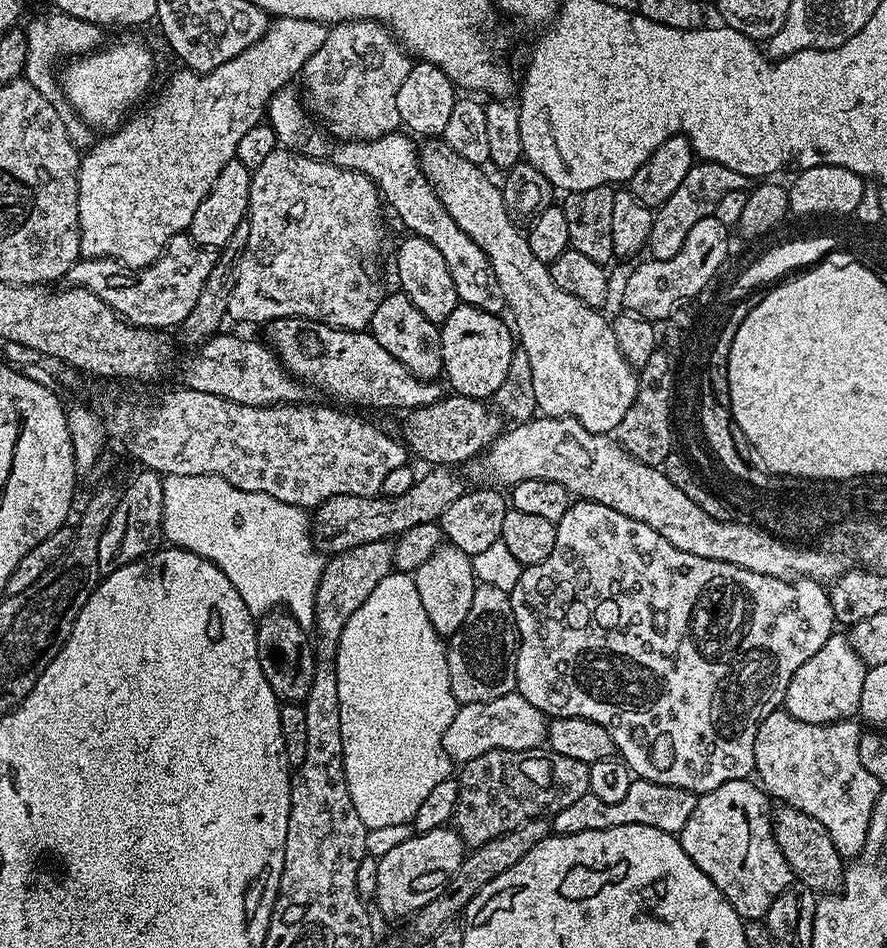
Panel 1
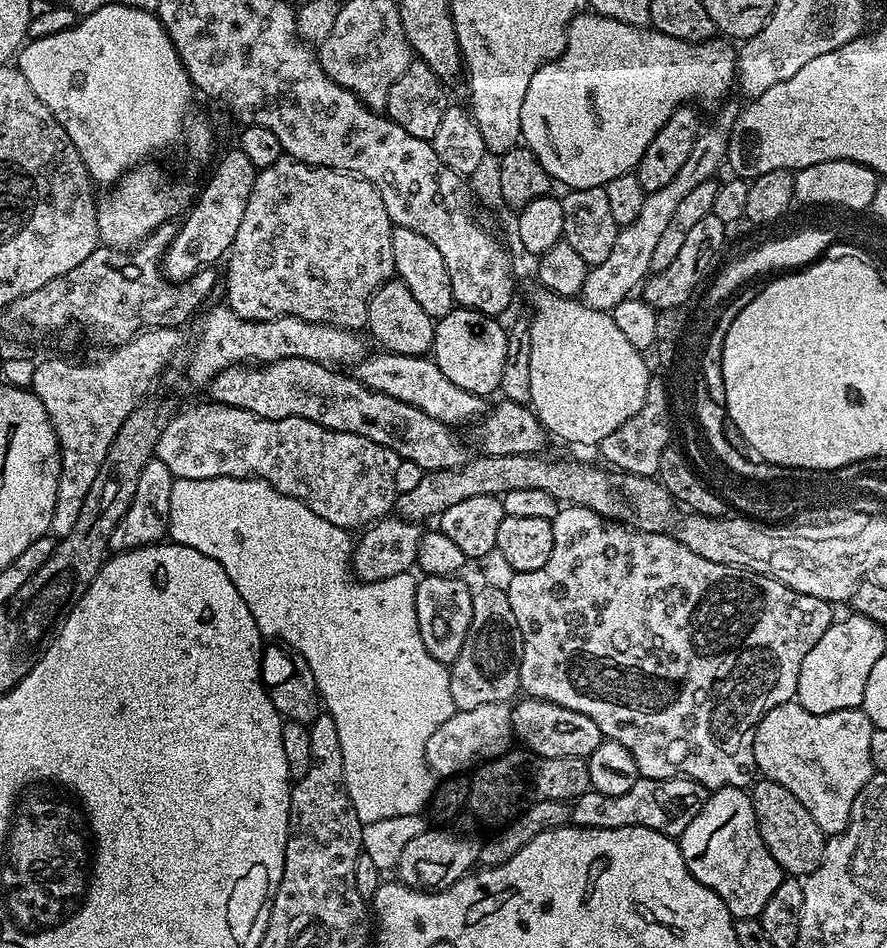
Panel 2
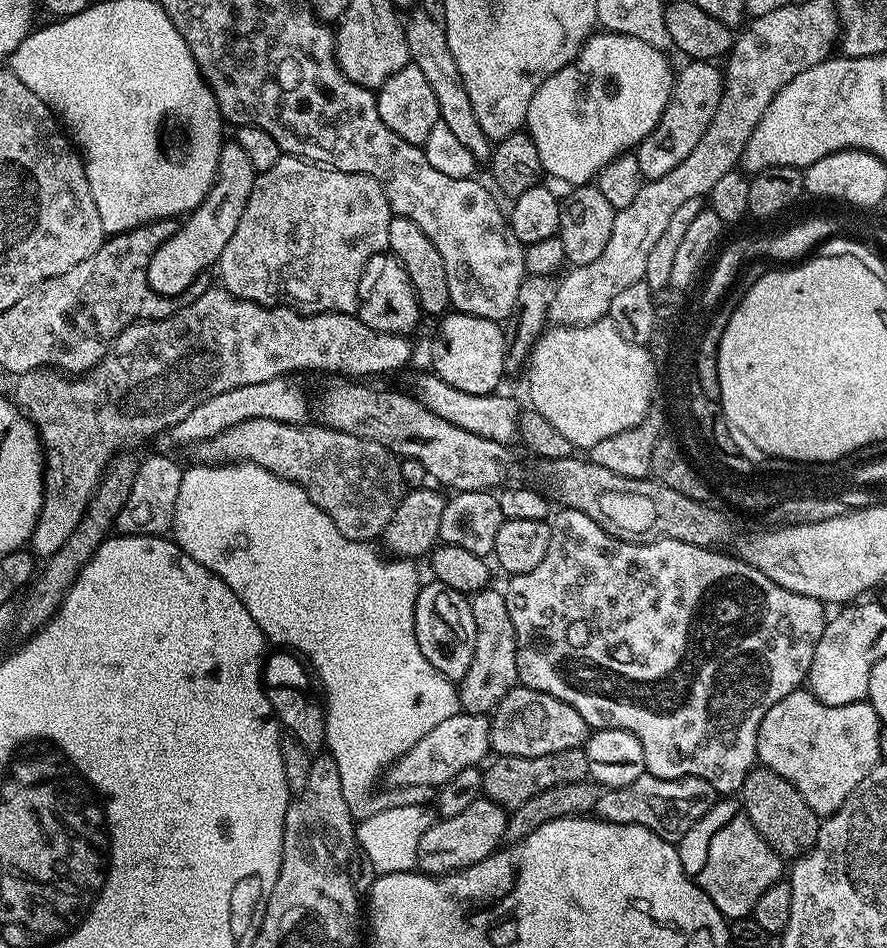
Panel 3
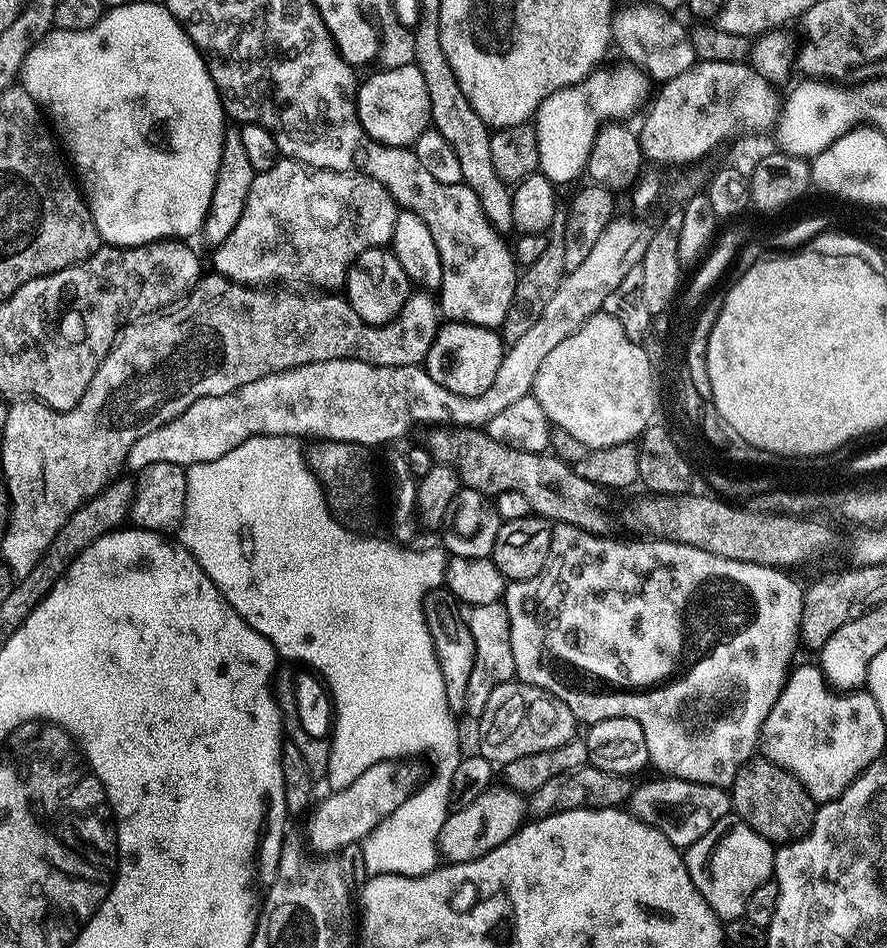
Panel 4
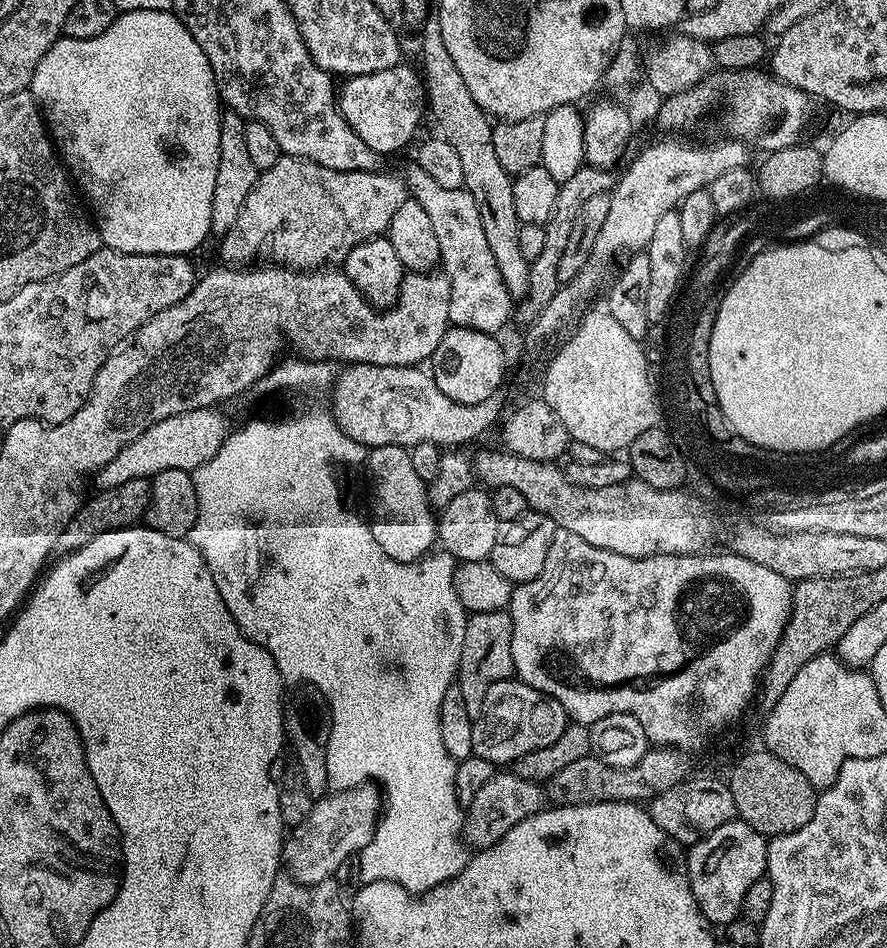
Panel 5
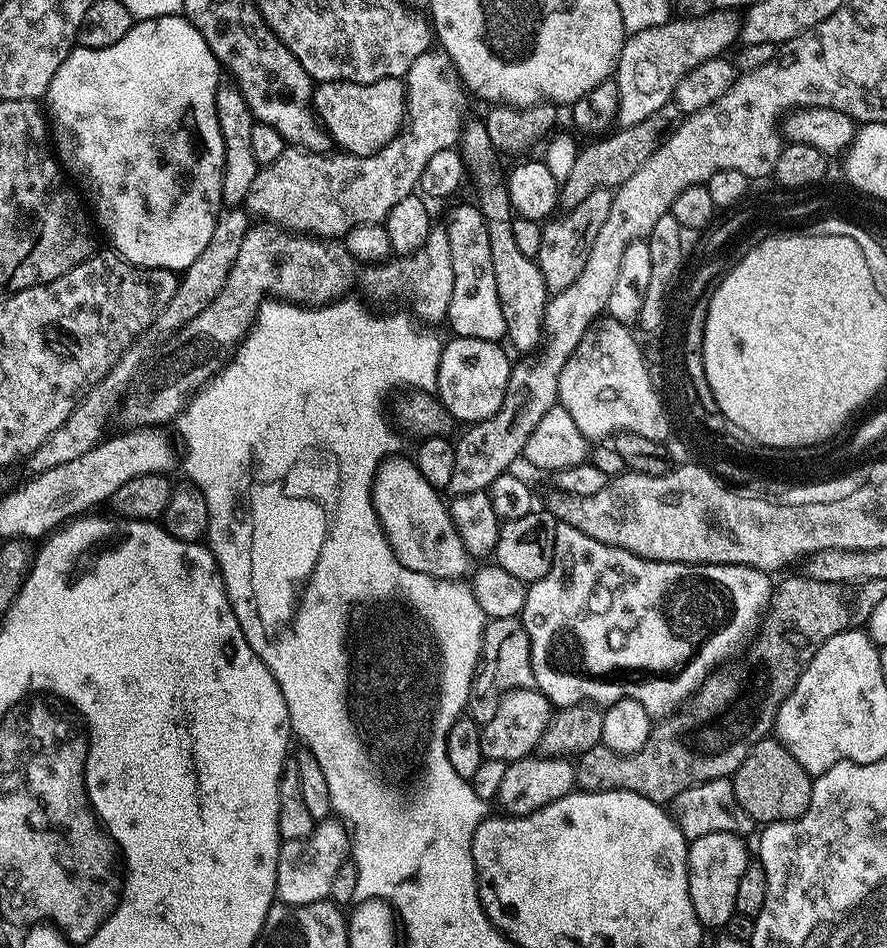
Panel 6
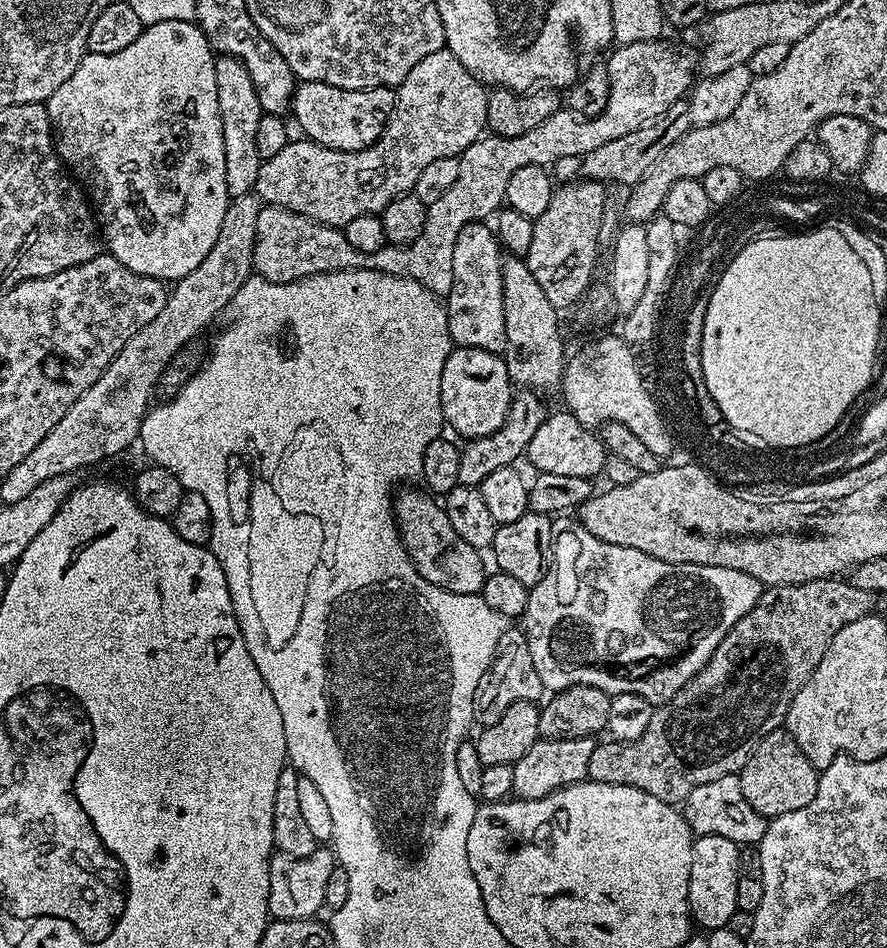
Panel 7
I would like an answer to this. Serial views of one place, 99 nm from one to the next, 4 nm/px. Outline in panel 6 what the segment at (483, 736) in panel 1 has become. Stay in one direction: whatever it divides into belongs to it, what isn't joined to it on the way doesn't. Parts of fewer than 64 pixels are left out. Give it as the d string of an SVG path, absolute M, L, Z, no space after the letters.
M325 818L313 827L302 840L286 840L281 843L276 871L276 894L286 904L313 904L328 896L338 866L349 859L350 832L333 818Z

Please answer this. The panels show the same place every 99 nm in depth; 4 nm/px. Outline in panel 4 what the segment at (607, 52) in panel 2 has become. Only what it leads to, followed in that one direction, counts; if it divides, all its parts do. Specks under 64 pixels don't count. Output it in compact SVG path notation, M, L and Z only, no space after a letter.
M631 62L620 63L612 64L609 68L597 67L582 82L550 94L550 98L540 104L534 117L534 127L538 134L539 171L553 184L568 184L579 172L581 175L587 169L596 135L605 124L627 121L624 120L627 116L634 115L636 111L639 113L645 107L649 99L649 77L643 68Z

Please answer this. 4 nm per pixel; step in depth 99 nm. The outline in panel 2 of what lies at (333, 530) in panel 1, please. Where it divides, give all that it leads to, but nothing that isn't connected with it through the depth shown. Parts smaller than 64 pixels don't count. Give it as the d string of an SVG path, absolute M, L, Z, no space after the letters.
M478 454L460 468L425 472L418 486L397 495L395 515L401 520L425 522L431 516L432 519L440 517L443 512L450 510L450 506L466 498L503 497L510 490L546 490L546 494L558 502L594 510L606 520L626 524L630 528L637 528L639 532L668 532L671 529L678 505L659 479L618 472L608 466L595 468L592 464L578 464L574 460L547 460L546 457L544 454Z

